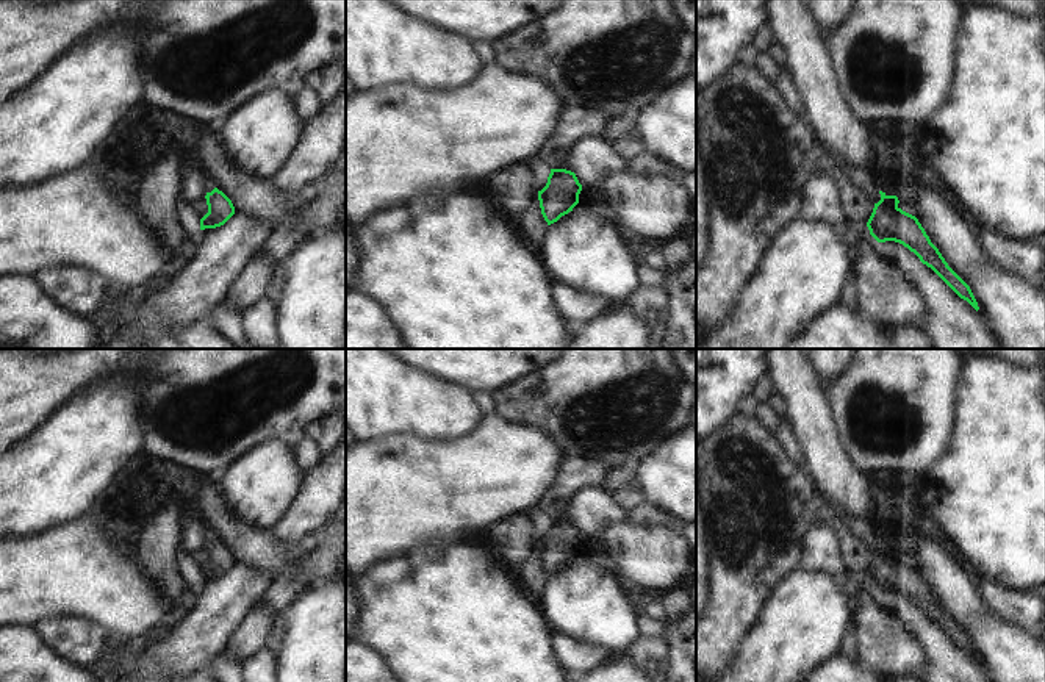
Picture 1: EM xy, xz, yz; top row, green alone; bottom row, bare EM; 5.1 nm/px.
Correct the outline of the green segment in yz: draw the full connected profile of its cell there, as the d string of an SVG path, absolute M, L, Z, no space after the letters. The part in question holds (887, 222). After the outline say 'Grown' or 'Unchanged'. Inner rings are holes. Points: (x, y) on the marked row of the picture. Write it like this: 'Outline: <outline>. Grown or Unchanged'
Outline: M879 191L881 200L874 203L867 222L870 235L878 242L895 241L914 252L923 264L931 267L961 299L976 311L978 302L970 286L948 266L939 249L931 242L918 219L903 211L896 196Z. Unchanged

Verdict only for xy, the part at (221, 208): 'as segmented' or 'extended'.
as segmented

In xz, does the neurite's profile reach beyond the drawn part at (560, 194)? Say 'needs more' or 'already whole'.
already whole

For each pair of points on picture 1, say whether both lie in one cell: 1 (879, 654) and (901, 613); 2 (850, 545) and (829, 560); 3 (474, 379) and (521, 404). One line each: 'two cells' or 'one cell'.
1: two cells
2: two cells
3: two cells

